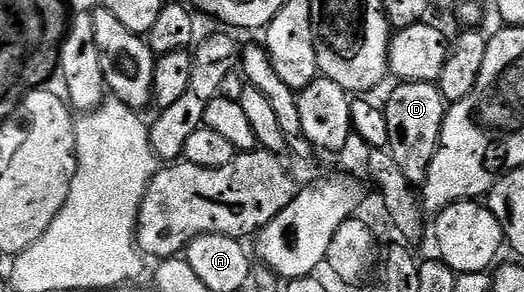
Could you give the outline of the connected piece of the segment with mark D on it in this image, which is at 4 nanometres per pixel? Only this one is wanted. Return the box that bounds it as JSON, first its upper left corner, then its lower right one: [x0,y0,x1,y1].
[384,81,448,187]

